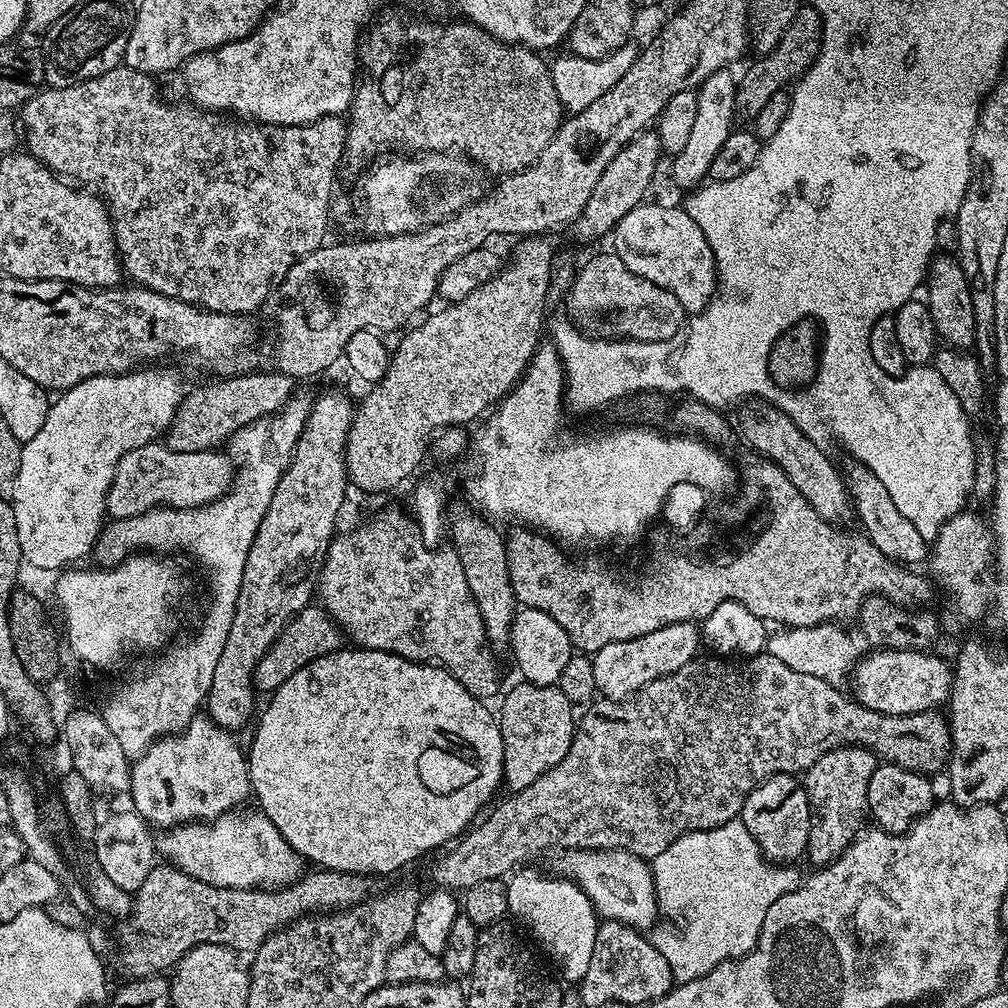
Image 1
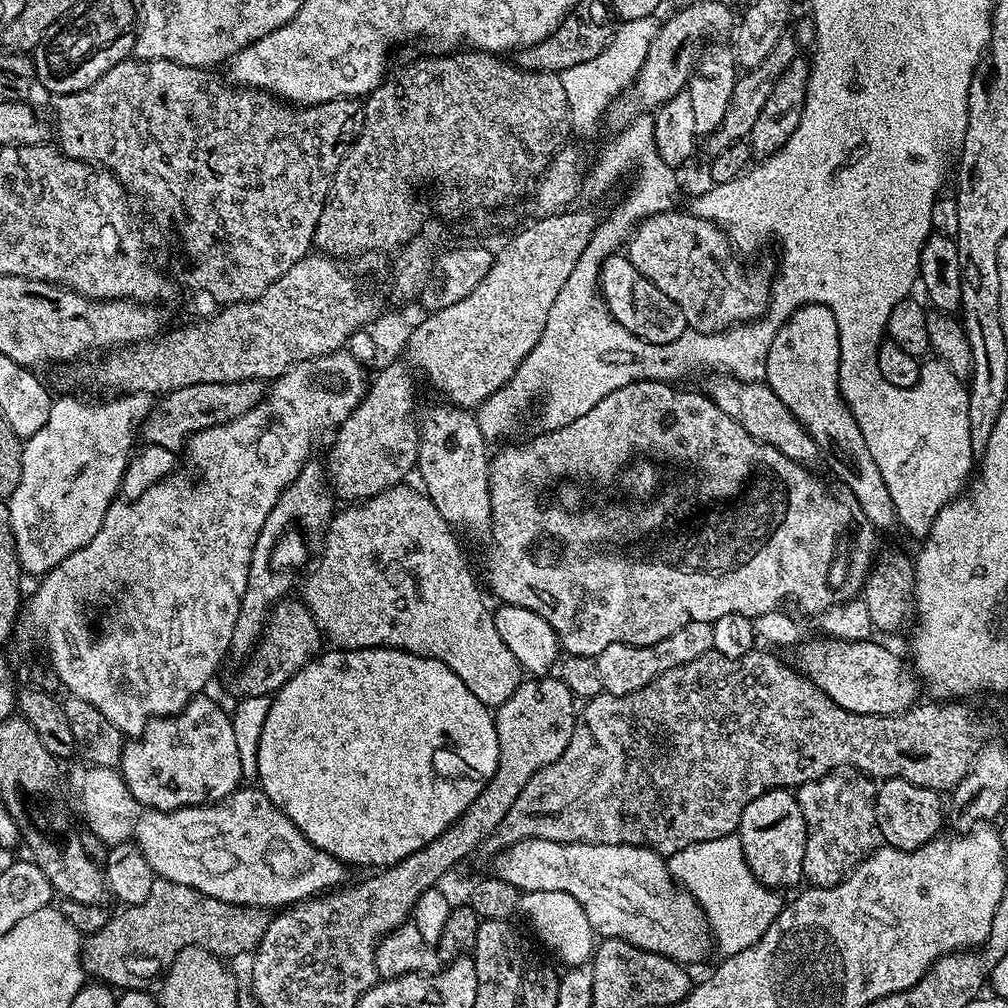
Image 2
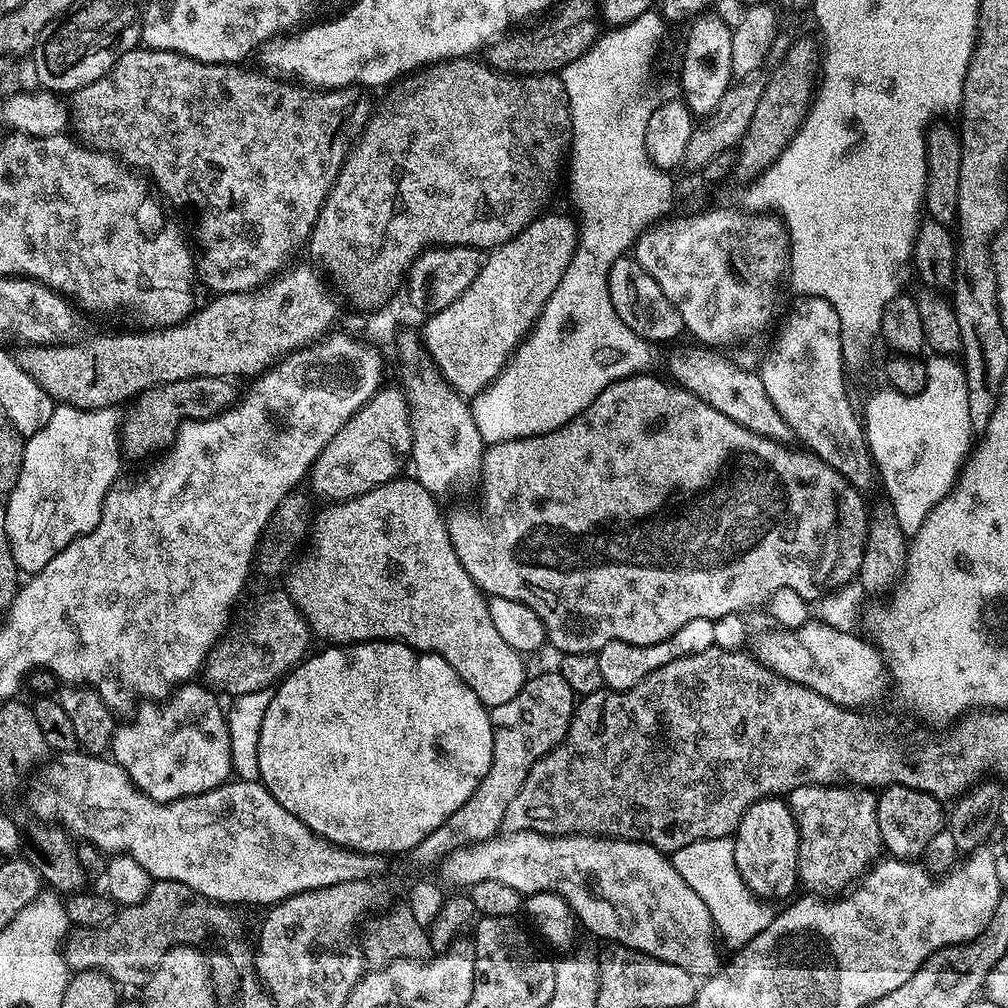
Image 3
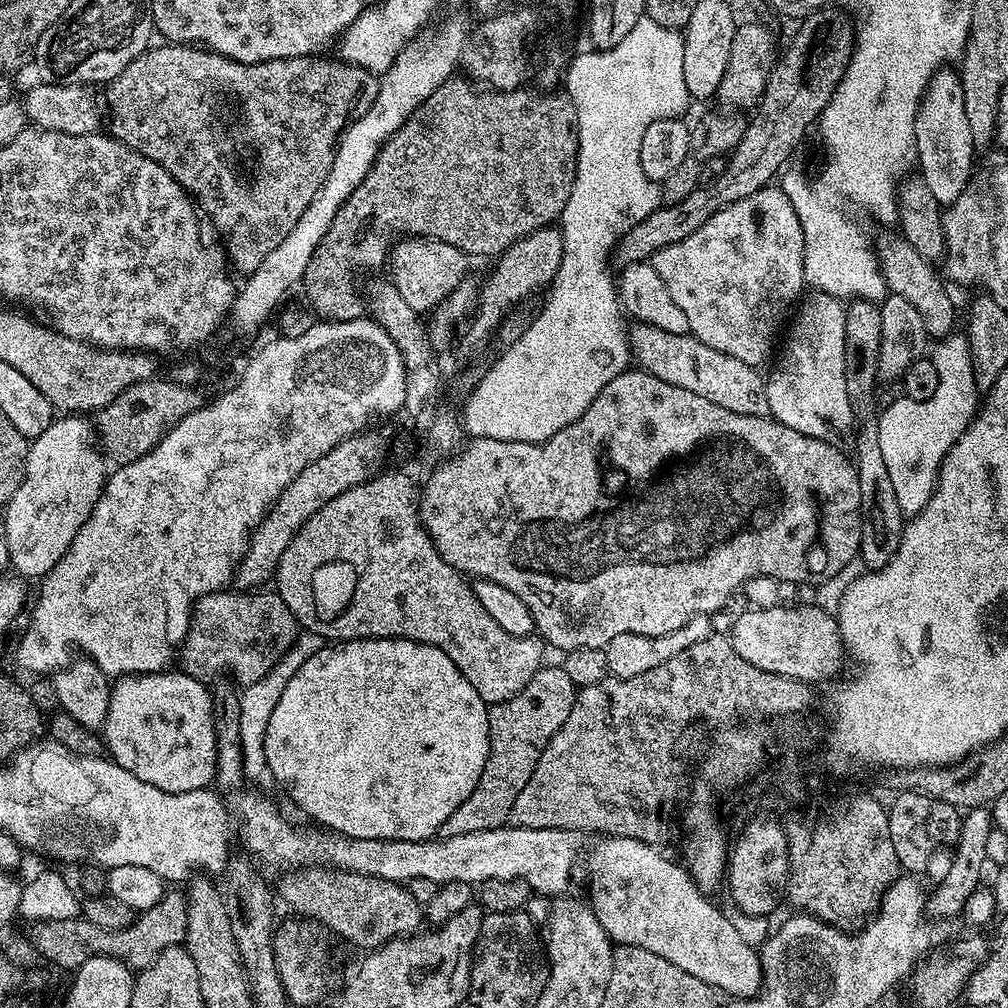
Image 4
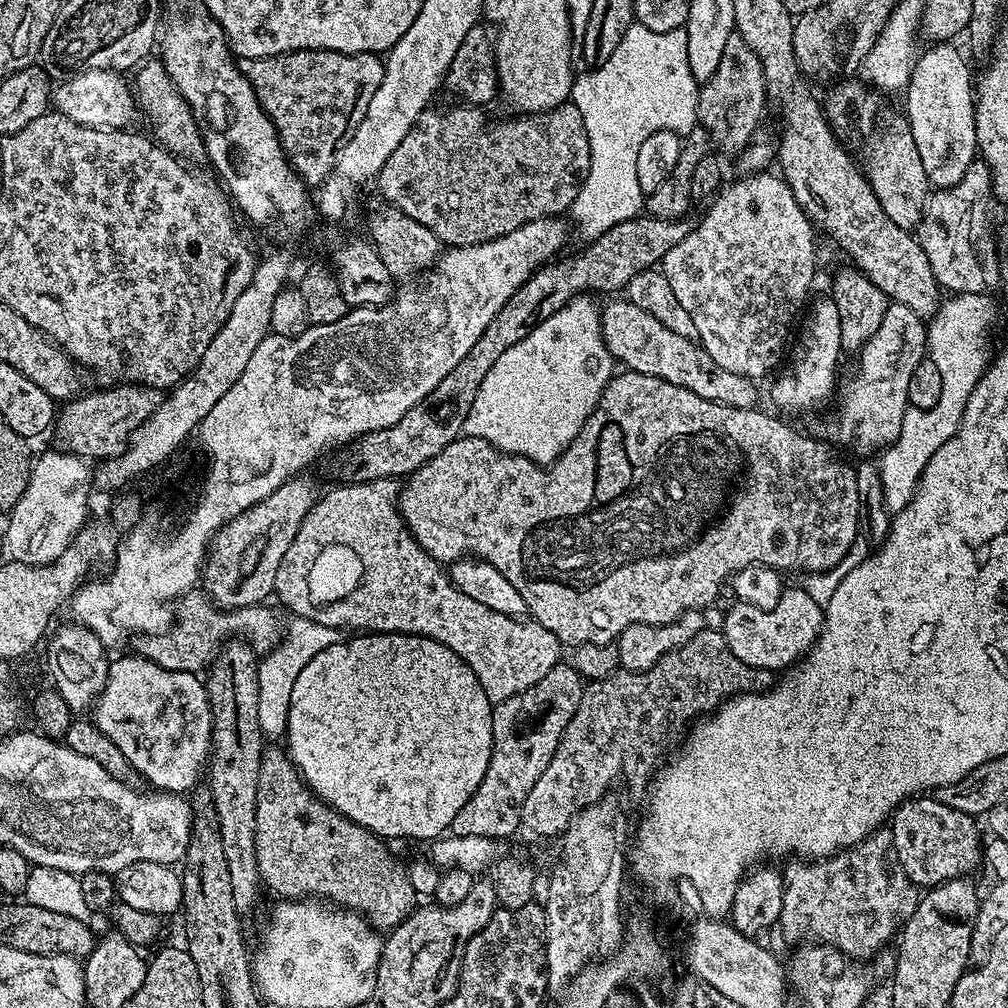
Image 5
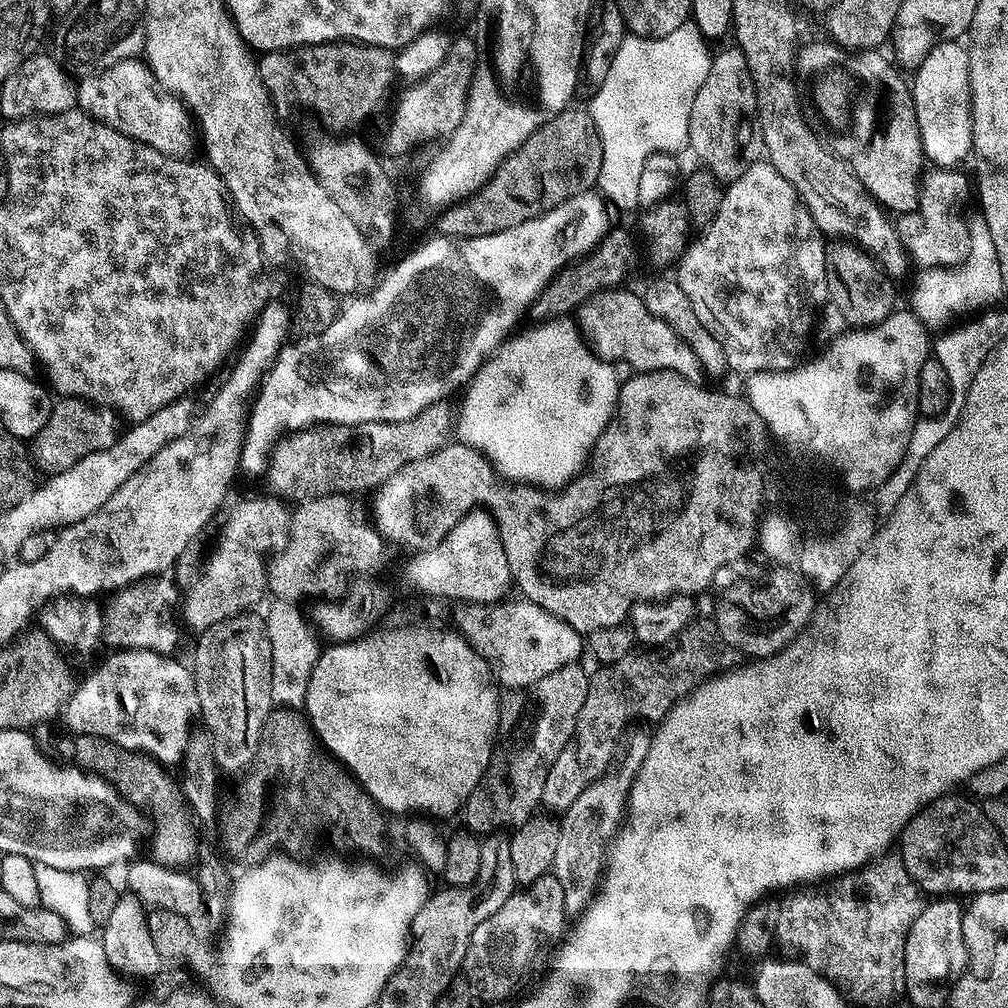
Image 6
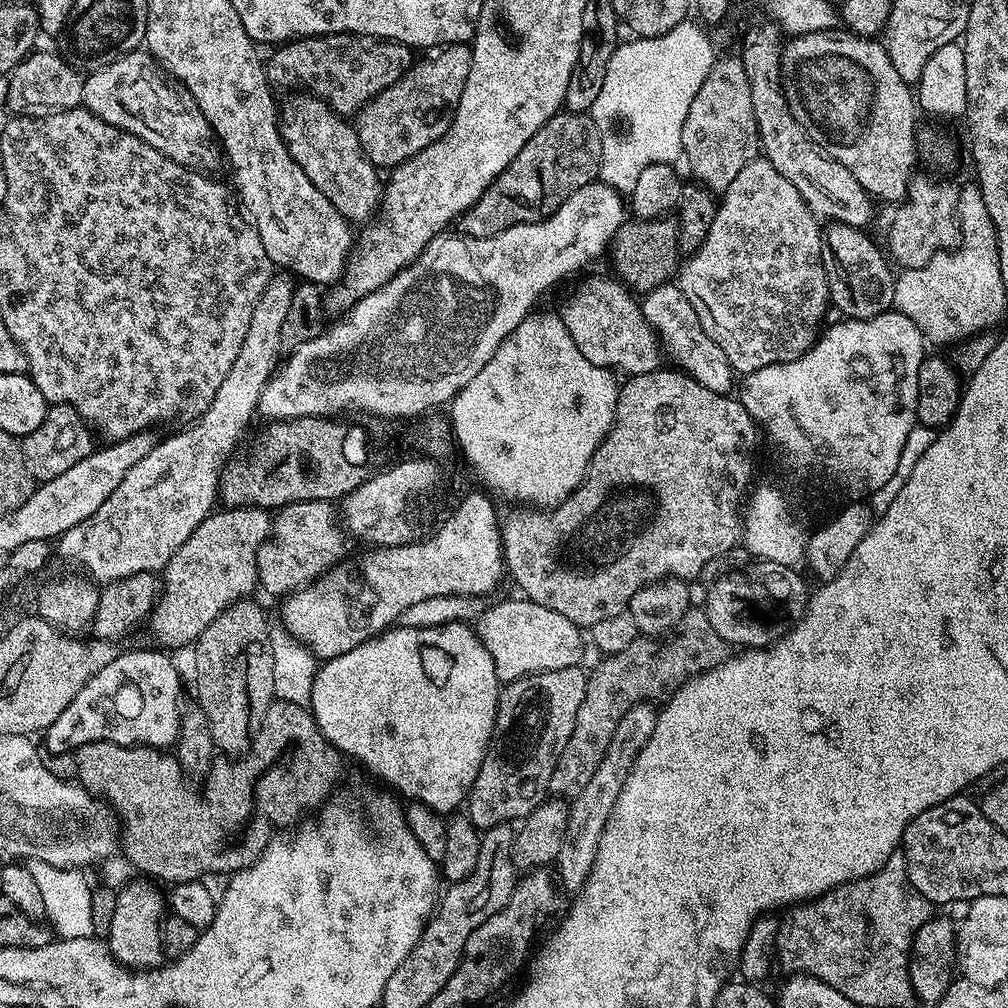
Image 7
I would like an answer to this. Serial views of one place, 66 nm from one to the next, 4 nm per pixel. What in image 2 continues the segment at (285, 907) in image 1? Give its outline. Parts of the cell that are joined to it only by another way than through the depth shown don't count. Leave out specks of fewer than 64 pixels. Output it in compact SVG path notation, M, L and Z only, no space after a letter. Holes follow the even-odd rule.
M153 879L150 894L140 904L129 904L119 909L121 912L108 918L105 925L96 933L83 941L80 949L80 963L85 973L92 972L97 981L103 982L116 990L140 990L147 980L155 981L171 964L173 958L187 948L205 947L221 958L240 956L243 952L255 953L260 944L262 934L266 934L266 926L270 919L267 908L248 908L245 904L222 902L218 898L210 898L190 886L182 886L178 882Z

